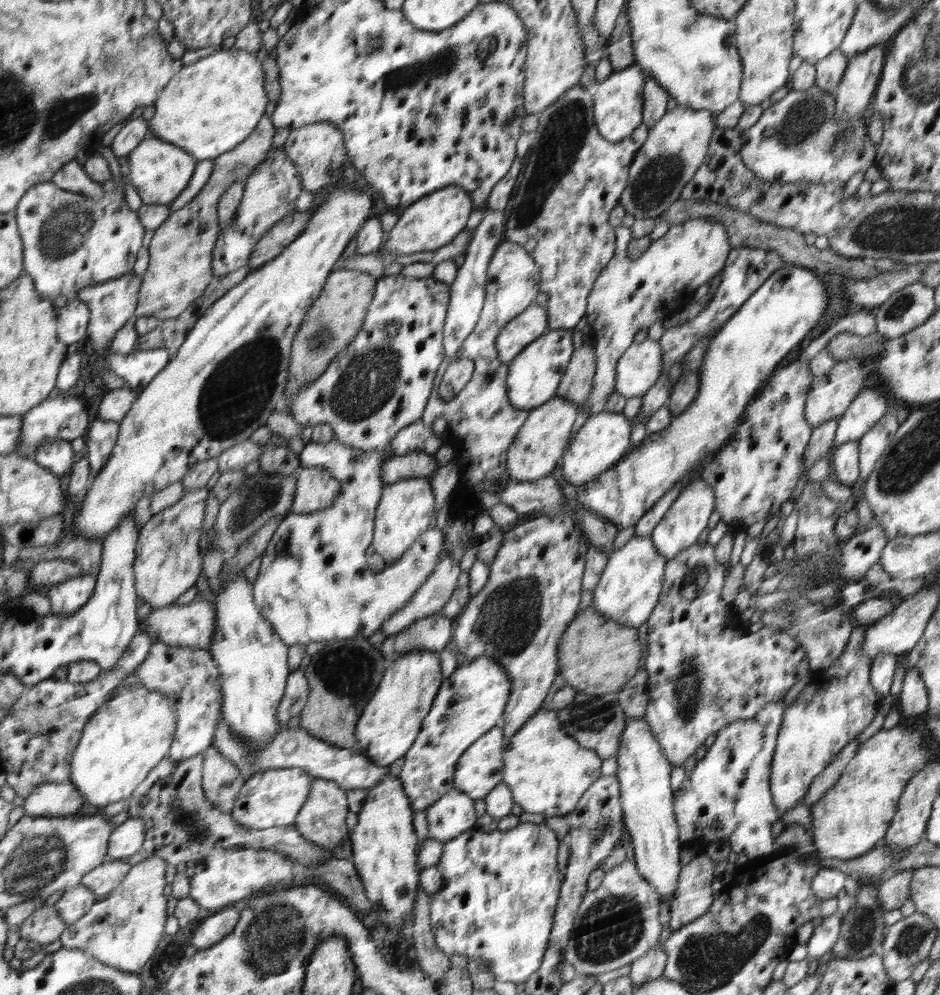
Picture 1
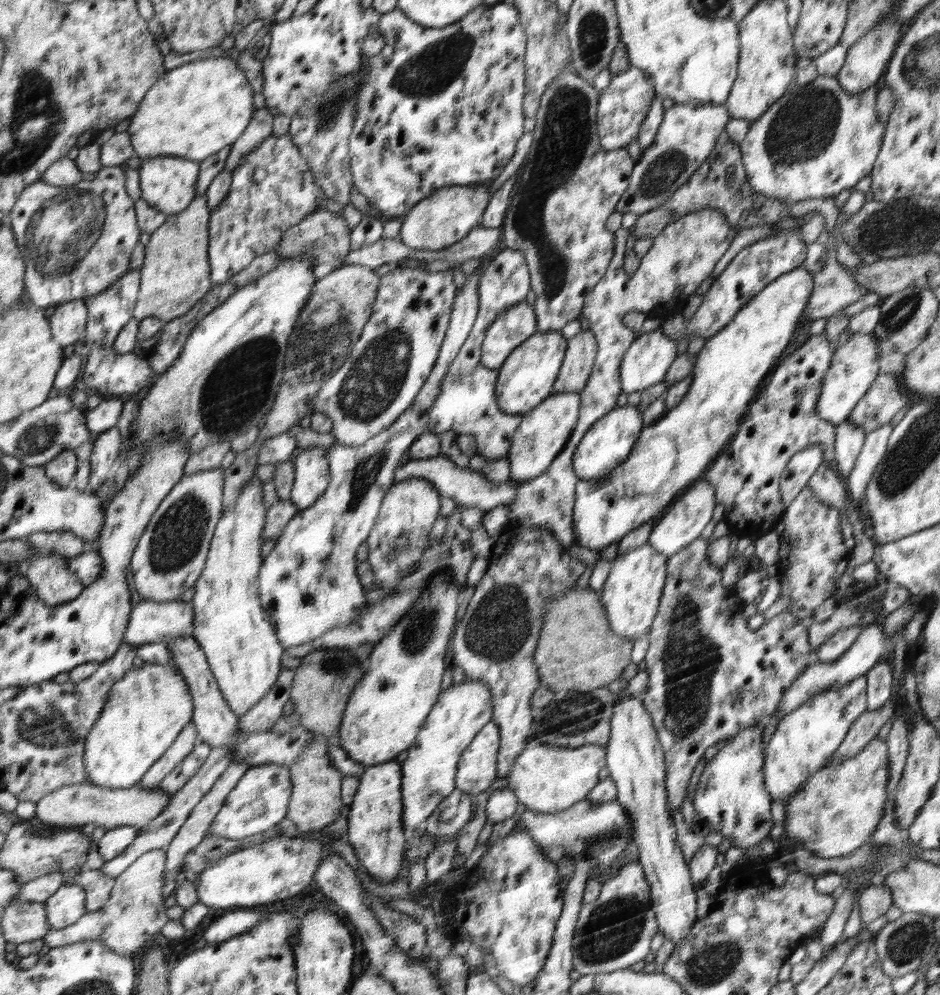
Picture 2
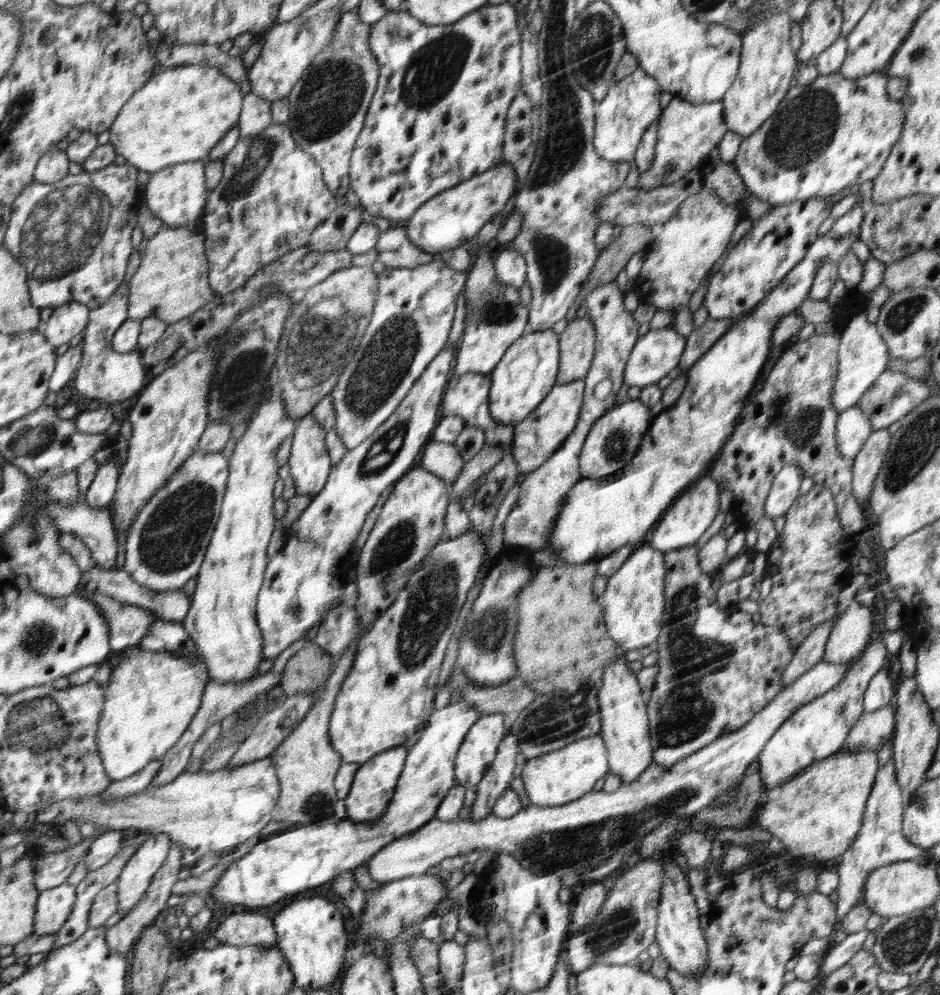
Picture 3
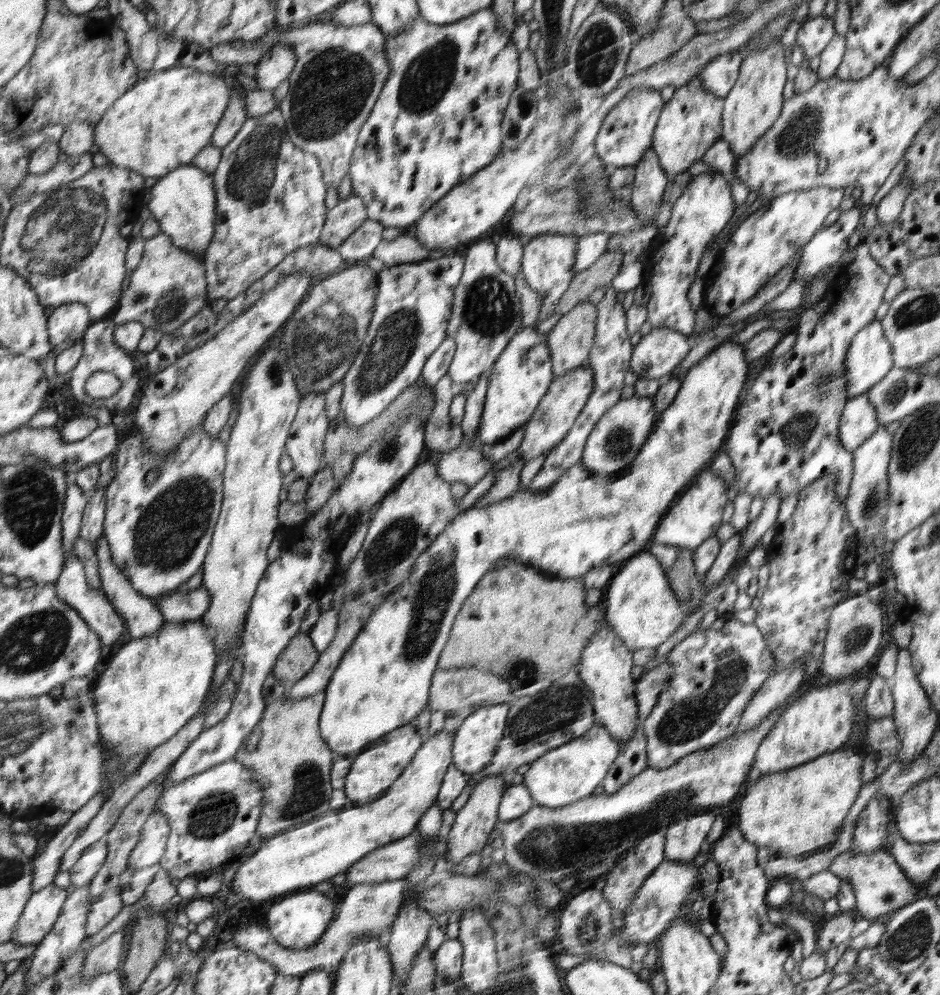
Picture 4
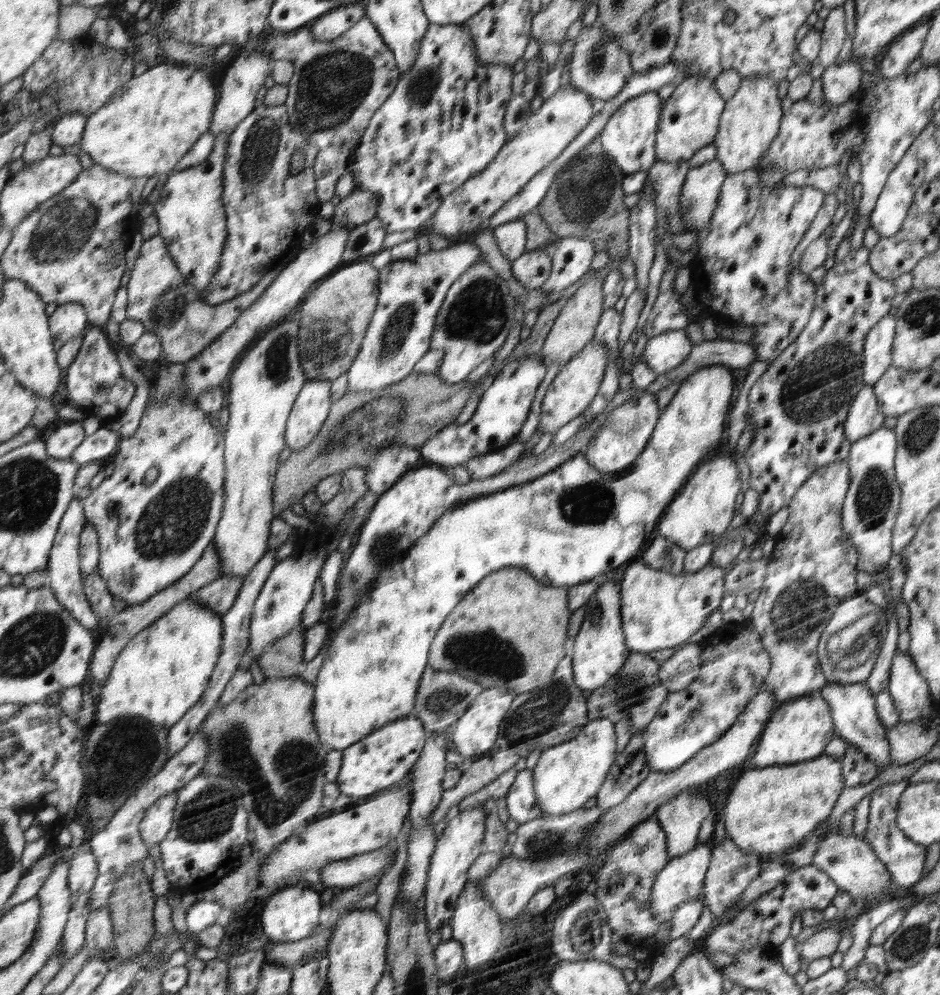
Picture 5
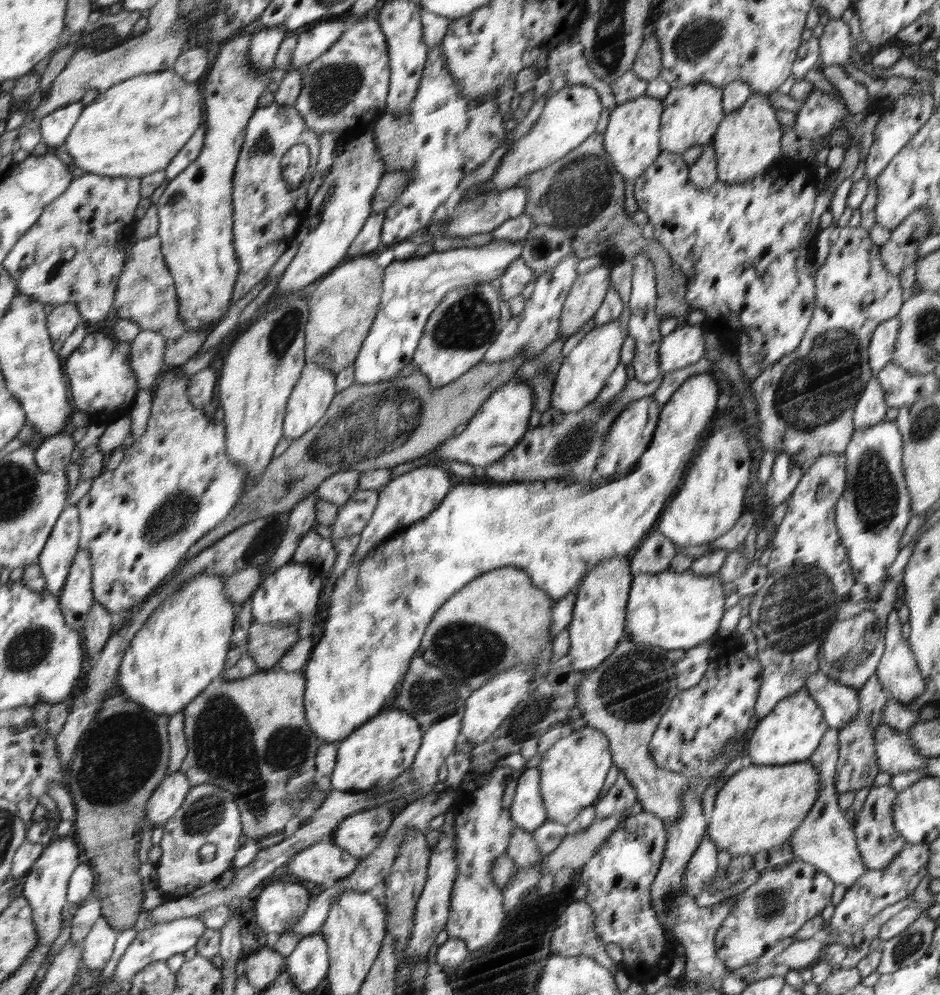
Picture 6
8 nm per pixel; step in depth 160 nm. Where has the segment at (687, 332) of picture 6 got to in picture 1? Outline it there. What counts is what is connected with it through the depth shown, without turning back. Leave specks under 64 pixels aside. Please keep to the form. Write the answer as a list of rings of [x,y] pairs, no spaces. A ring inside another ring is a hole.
[[[656,340],[630,345],[617,365],[616,392],[626,399],[643,396],[660,380],[664,351]]]

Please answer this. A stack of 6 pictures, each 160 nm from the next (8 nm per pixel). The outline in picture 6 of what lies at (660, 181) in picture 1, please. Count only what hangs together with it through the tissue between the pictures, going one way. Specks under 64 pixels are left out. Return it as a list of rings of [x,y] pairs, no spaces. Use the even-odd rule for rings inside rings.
[[[695,83],[671,89],[662,100],[665,110],[661,116],[661,146],[663,151],[684,153],[693,146],[708,145],[716,136],[725,118],[724,90],[710,83]]]

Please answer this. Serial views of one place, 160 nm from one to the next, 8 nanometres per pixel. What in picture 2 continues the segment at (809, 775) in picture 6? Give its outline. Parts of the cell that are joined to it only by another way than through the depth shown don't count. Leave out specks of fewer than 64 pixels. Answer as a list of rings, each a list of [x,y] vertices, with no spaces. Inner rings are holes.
[[[876,736],[856,756],[837,765],[827,764],[820,773],[809,778],[804,789],[790,797],[783,830],[786,830],[788,837],[798,838],[804,849],[819,858],[845,857],[855,853],[869,842],[878,822],[884,816],[884,804],[888,800],[888,779],[888,745]]]

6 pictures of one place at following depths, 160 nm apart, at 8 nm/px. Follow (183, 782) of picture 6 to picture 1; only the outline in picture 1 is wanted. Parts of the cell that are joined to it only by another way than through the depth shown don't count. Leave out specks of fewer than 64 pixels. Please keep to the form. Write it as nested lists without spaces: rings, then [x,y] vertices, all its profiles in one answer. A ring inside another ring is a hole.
[[[156,856],[131,866],[108,898],[97,901],[85,918],[69,926],[61,936],[63,946],[85,950],[102,964],[140,976],[144,964],[152,960],[152,954],[158,948],[158,942],[164,934],[164,922],[168,918],[164,870],[167,870],[167,863]]]

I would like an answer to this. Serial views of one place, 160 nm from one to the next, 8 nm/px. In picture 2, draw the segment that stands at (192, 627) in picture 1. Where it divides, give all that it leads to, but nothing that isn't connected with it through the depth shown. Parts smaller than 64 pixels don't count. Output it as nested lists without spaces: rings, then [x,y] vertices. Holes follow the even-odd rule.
[[[140,600],[132,608],[125,641],[131,645],[168,642],[191,635],[193,604],[182,600]]]

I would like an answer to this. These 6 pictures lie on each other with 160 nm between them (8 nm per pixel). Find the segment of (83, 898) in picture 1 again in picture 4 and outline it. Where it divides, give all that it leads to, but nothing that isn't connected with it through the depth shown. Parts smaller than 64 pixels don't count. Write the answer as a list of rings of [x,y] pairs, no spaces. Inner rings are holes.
[[[54,884],[34,893],[13,941],[20,944],[39,944],[44,941],[60,920],[68,900],[67,888]]]

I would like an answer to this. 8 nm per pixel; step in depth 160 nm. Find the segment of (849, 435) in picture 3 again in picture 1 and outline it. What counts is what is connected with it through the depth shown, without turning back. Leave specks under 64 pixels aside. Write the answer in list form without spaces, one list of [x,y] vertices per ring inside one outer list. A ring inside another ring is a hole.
[[[858,442],[840,444],[832,449],[830,455],[833,479],[842,485],[854,488],[861,476]]]

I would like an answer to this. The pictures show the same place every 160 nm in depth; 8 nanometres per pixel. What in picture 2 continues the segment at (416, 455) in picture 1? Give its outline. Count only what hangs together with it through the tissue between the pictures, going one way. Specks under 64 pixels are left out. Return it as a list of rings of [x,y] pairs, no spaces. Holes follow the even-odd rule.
[[[448,455],[437,456],[436,458],[423,458],[422,460],[408,459],[403,462],[396,470],[396,480],[398,482],[406,481],[411,478],[423,478],[427,479],[437,489],[441,491],[443,496],[452,497],[457,504],[469,506],[477,506],[484,511],[489,511],[499,504],[510,503],[516,498],[517,488],[520,486],[512,485],[510,479],[506,482],[496,484],[486,479],[481,473],[477,471],[471,471],[469,468],[462,469],[462,467],[456,466],[448,457]]]

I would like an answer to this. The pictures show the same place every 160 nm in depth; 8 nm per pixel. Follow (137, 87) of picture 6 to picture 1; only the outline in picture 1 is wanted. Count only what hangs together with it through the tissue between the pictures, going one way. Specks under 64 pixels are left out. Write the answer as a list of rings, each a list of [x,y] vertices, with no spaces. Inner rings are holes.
[[[234,47],[221,49],[174,76],[153,104],[155,115],[148,121],[148,133],[188,151],[198,162],[220,157],[250,137],[266,115],[269,101],[264,81],[258,54]]]

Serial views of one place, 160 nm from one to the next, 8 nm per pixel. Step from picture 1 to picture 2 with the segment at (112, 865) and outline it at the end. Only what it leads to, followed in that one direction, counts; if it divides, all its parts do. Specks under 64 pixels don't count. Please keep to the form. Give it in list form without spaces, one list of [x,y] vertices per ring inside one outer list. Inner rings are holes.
[[[98,870],[83,871],[74,881],[68,883],[78,883],[88,891],[86,906],[88,913],[100,911],[107,900],[110,898],[114,878],[101,874]]]

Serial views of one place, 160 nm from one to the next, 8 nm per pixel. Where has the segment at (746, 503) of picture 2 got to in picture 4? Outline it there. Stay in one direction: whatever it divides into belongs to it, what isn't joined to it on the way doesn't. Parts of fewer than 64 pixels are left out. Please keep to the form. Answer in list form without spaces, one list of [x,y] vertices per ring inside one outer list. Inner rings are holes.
[[[861,242],[856,247],[856,257],[851,263],[848,263],[841,267],[840,272],[834,277],[834,280],[829,284],[826,293],[820,299],[819,302],[813,304],[810,308],[802,314],[800,322],[798,322],[798,338],[794,342],[794,346],[787,351],[784,356],[776,358],[772,364],[766,366],[758,378],[756,378],[754,384],[750,390],[746,391],[746,396],[742,401],[742,406],[738,407],[738,414],[735,415],[734,428],[730,430],[729,442],[726,442],[726,451],[728,456],[732,460],[732,464],[735,466],[735,472],[738,473],[740,479],[738,480],[738,488],[740,493],[751,494],[753,498],[767,499],[771,494],[775,492],[781,492],[781,496],[786,498],[790,494],[800,492],[805,486],[812,485],[814,481],[818,481],[822,477],[834,475],[837,479],[836,492],[837,497],[844,503],[849,491],[849,486],[853,476],[853,454],[851,451],[846,450],[841,446],[840,440],[840,420],[841,414],[844,412],[846,401],[851,398],[850,396],[850,376],[846,374],[846,353],[849,350],[849,346],[852,345],[853,339],[857,337],[857,334],[869,326],[870,323],[875,322],[876,311],[882,304],[882,296],[884,296],[884,290],[888,286],[888,280],[890,275],[885,271],[884,267],[880,265],[869,253],[869,246]]]

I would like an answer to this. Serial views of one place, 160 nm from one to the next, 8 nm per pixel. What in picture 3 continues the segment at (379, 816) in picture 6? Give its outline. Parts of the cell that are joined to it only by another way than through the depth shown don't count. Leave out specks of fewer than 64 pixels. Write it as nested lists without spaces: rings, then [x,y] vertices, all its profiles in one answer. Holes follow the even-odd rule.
[[[469,700],[434,710],[420,739],[409,749],[393,802],[380,821],[358,824],[348,819],[330,818],[320,824],[293,827],[270,835],[230,865],[208,895],[234,904],[270,906],[292,892],[320,886],[340,873],[367,864],[387,845],[416,833],[433,820],[444,797],[454,786],[457,754],[469,730],[482,716]]]

